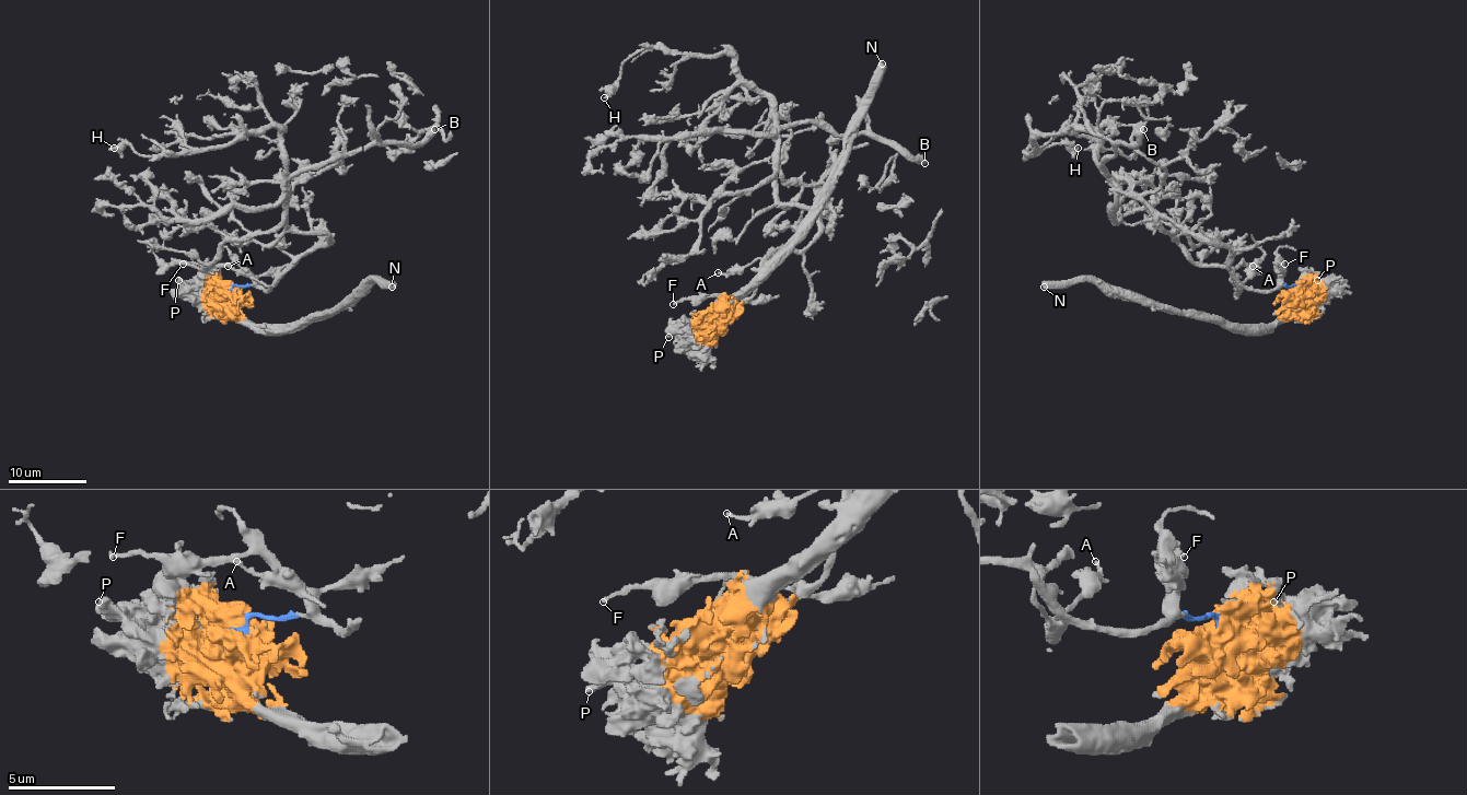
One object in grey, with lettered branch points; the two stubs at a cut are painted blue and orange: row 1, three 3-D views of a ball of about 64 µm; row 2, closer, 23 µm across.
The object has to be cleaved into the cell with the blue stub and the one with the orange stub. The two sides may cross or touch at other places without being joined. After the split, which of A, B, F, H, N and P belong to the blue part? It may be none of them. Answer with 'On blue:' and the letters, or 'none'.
On blue: A, B, F, H

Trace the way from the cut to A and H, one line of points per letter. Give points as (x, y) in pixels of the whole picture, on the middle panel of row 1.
A: (720, 318), (754, 293), (759, 261), (754, 260), (724, 273), (719, 271)
H: (720, 318), (818, 231), (777, 196), (771, 102), (730, 55), (654, 47), (603, 98)

